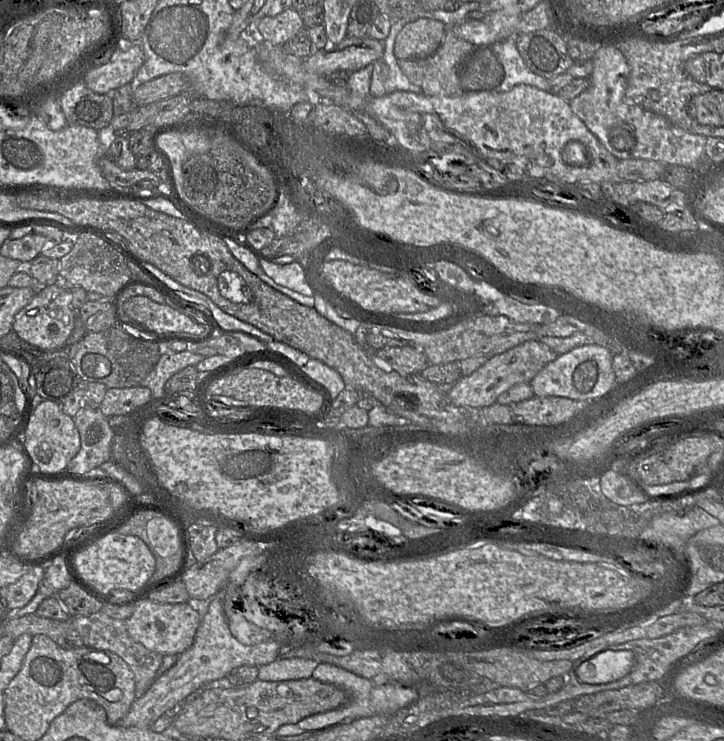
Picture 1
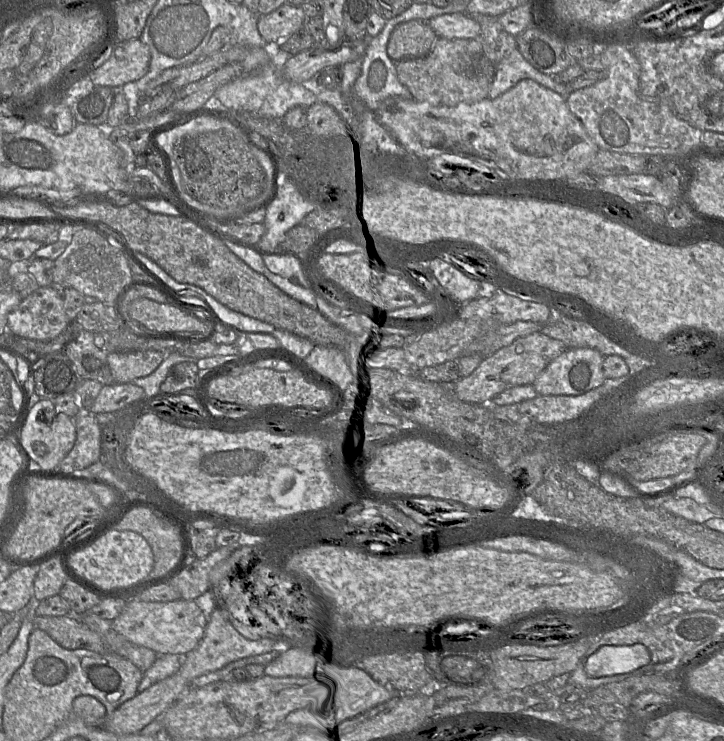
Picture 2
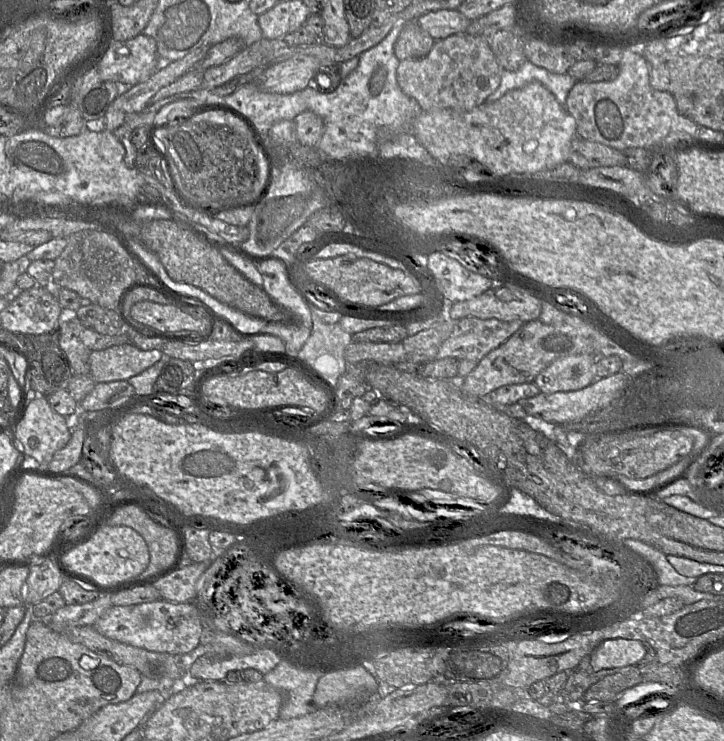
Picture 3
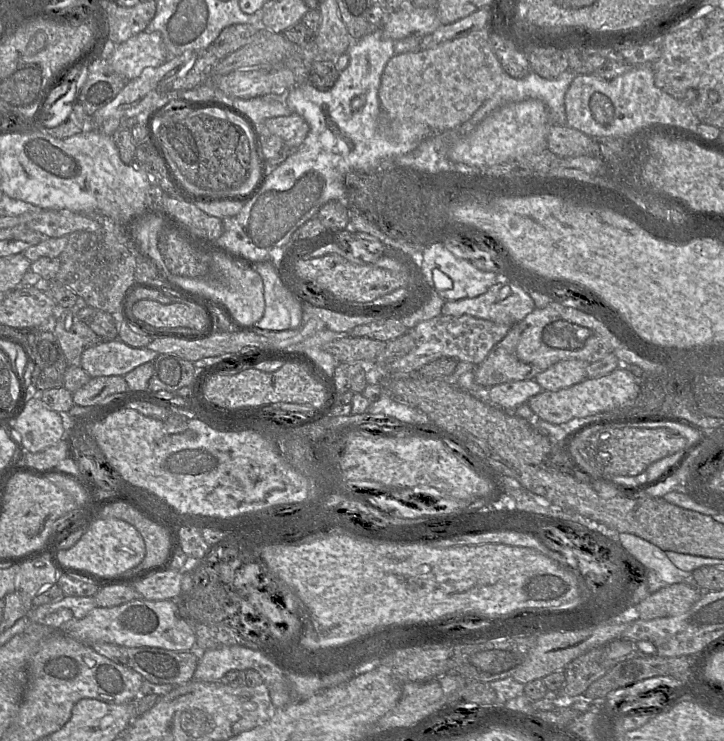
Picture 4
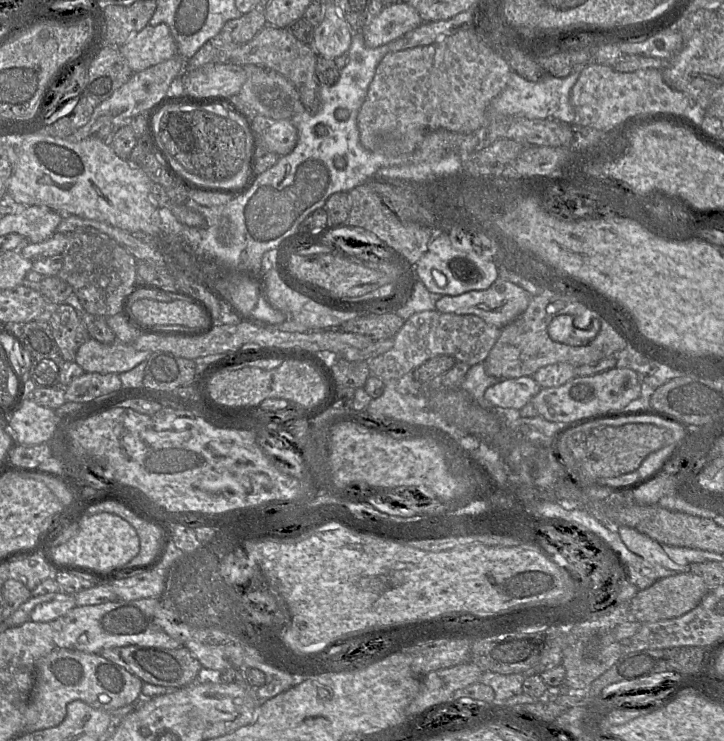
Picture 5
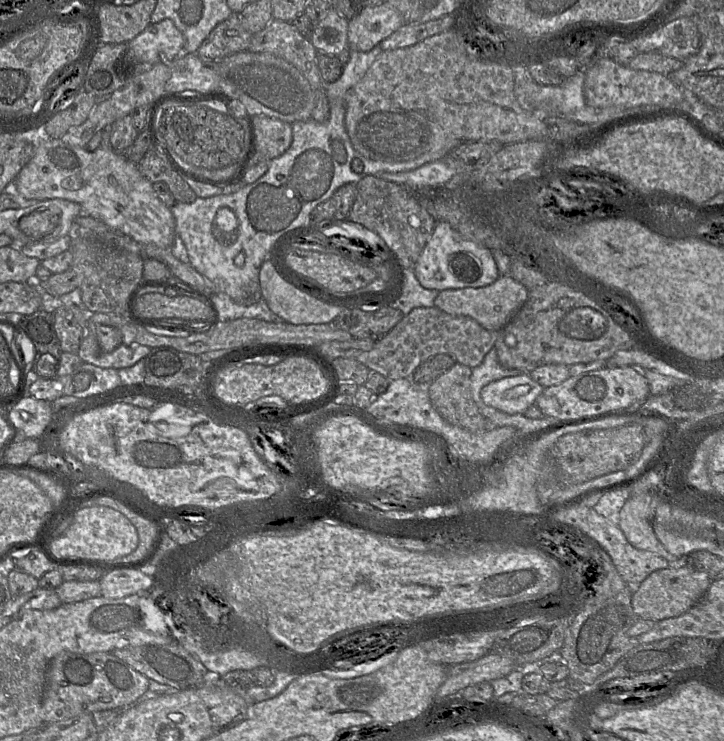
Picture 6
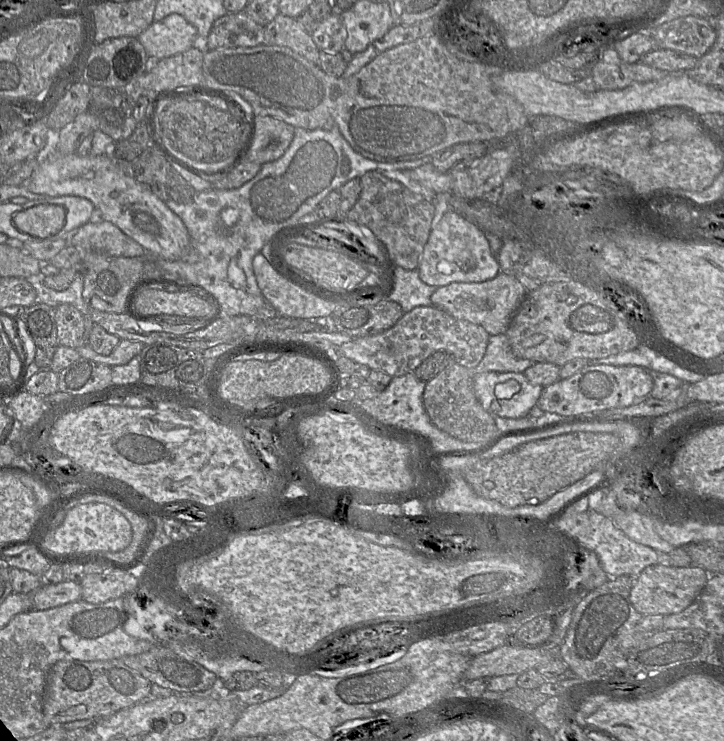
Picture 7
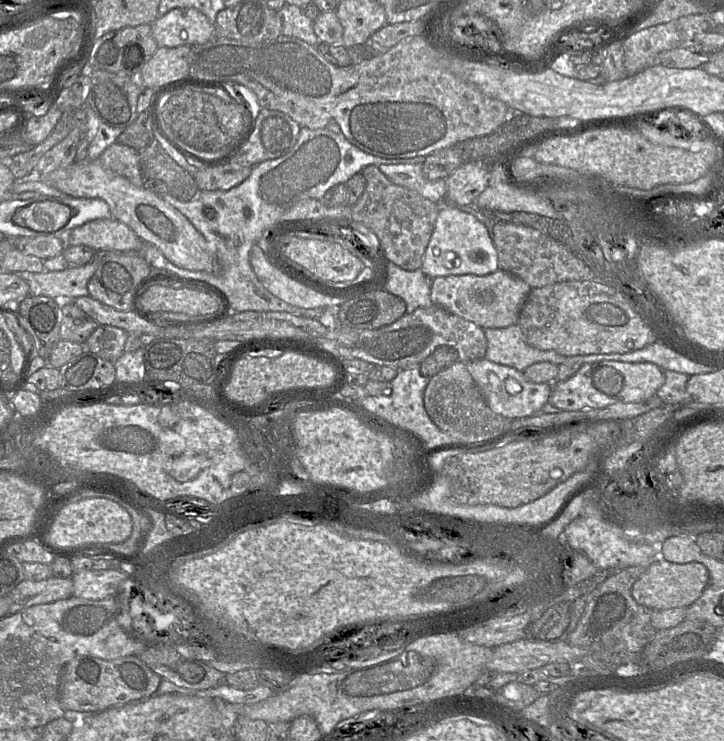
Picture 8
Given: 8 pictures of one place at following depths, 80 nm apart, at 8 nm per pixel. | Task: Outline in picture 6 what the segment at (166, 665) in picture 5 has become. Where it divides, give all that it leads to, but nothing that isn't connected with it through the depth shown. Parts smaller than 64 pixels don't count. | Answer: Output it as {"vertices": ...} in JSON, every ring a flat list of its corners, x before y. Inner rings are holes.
{"vertices":[[177,642,166,645,127,646,111,652,148,679,177,689,200,687,203,684,203,677,208,672,196,657]]}

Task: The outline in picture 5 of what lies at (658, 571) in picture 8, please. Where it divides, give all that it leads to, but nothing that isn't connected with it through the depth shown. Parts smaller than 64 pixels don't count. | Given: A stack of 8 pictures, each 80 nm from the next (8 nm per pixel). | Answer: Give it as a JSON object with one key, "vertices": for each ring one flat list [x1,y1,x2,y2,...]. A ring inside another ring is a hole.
{"vertices":[[691,572,663,577,639,590,630,600,631,614,641,623,677,618,693,610,707,593,708,587,704,580]]}

